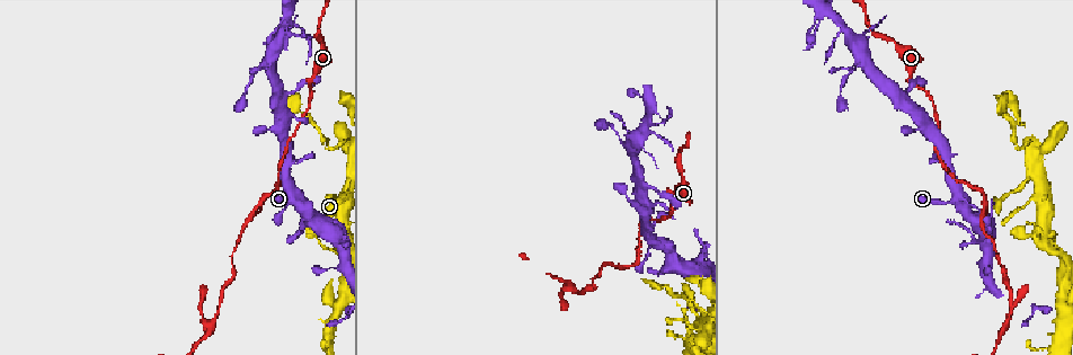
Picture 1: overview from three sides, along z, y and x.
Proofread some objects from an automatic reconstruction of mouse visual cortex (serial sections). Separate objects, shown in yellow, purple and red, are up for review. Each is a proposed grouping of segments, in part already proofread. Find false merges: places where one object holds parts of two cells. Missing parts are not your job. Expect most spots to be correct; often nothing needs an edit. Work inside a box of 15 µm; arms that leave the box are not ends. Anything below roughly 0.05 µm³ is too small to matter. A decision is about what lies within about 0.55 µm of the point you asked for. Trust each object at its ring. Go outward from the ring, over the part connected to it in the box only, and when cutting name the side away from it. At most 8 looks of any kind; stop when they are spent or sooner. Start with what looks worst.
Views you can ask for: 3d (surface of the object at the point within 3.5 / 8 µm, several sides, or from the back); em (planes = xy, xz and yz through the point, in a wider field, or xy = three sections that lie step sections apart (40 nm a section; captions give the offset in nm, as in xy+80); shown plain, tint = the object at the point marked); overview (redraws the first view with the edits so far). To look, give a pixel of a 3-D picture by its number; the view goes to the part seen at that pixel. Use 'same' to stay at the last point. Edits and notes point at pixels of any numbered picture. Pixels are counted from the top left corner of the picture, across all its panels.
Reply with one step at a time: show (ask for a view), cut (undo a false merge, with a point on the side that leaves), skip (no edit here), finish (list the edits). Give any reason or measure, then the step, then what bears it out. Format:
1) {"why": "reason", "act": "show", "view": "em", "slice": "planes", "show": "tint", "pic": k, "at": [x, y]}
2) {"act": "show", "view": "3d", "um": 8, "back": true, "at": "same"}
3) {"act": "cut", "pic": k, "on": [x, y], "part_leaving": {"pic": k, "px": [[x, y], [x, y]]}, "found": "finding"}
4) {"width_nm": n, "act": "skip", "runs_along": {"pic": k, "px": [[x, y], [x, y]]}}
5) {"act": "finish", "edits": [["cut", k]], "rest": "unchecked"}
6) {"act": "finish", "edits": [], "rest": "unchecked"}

{"why": "abrupt turn", "act": "show", "view": "3d", "um": 3.5, "pic": 1, "at": [953, 200]}

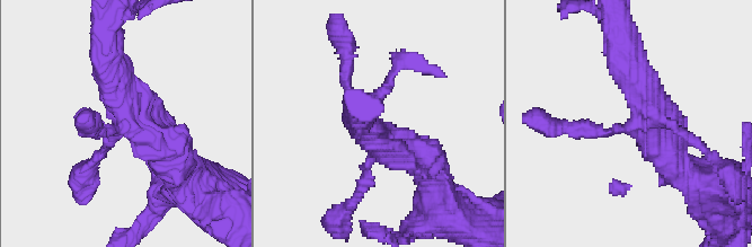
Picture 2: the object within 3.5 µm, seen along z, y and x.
{"act": "show", "view": "em", "slice": "xy", "step": 1, "show": "tint", "pic": 2, "at": [126, 123]}

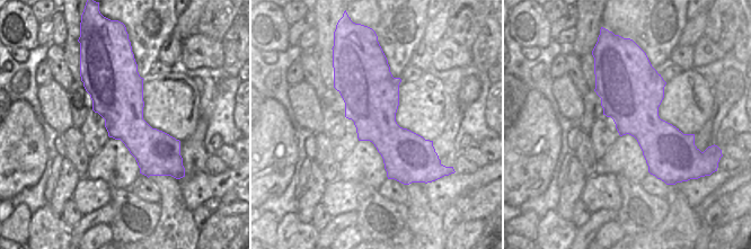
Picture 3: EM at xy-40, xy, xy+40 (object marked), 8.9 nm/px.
{"act": "skip", "found": "one cell here"}

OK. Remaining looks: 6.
{"why": "three arms meet", "act": "show", "view": "3d", "um": 8, "pic": 1, "at": [1007, 322]}

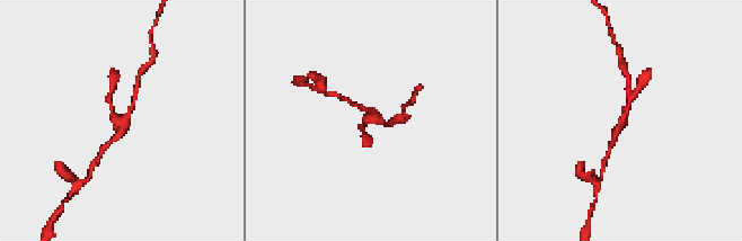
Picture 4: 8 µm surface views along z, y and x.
{"act": "show", "view": "em", "slice": "xy", "step": 3, "show": "tint", "pic": 4, "at": [126, 119]}

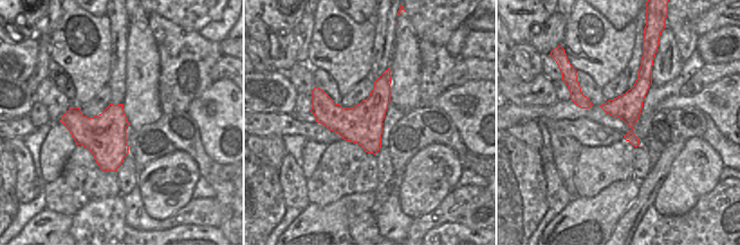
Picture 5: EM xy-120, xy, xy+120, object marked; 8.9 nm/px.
{"act": "skip", "runs_along": {"pic": 5, "px": [[648, 68], [632, 101], [635, 142]]}, "found": "one cell here"}

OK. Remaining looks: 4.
{"why": "abrupt turn", "act": "show", "view": "3d", "um": 8, "back": true, "pic": 1, "at": [1018, 147]}

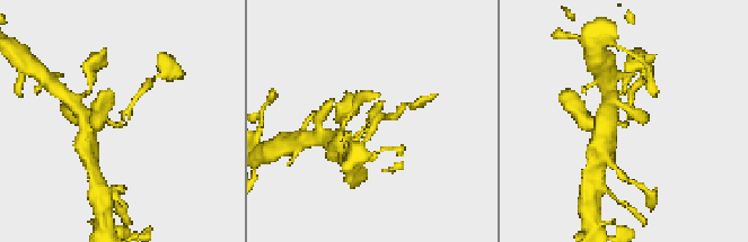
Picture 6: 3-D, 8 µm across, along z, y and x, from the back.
{"why": "now the EM", "act": "show", "view": "em", "slice": "xy", "step": 1, "show": "tint", "pic": 6, "at": [121, 123]}

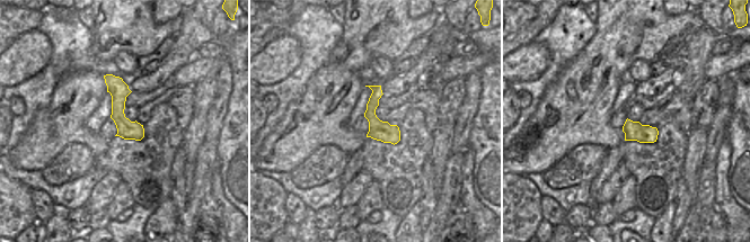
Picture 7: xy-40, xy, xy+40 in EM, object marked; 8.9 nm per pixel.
{"arm_widths_nm": [150, 150], "act": "skip", "runs_along": {"pic": 6, "px": [[346, 141], [378, 118], [389, 117]]}, "found": "continuous, no second cell"}

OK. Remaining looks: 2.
{"act": "finish", "edits": [], "rest": "unchecked"}

